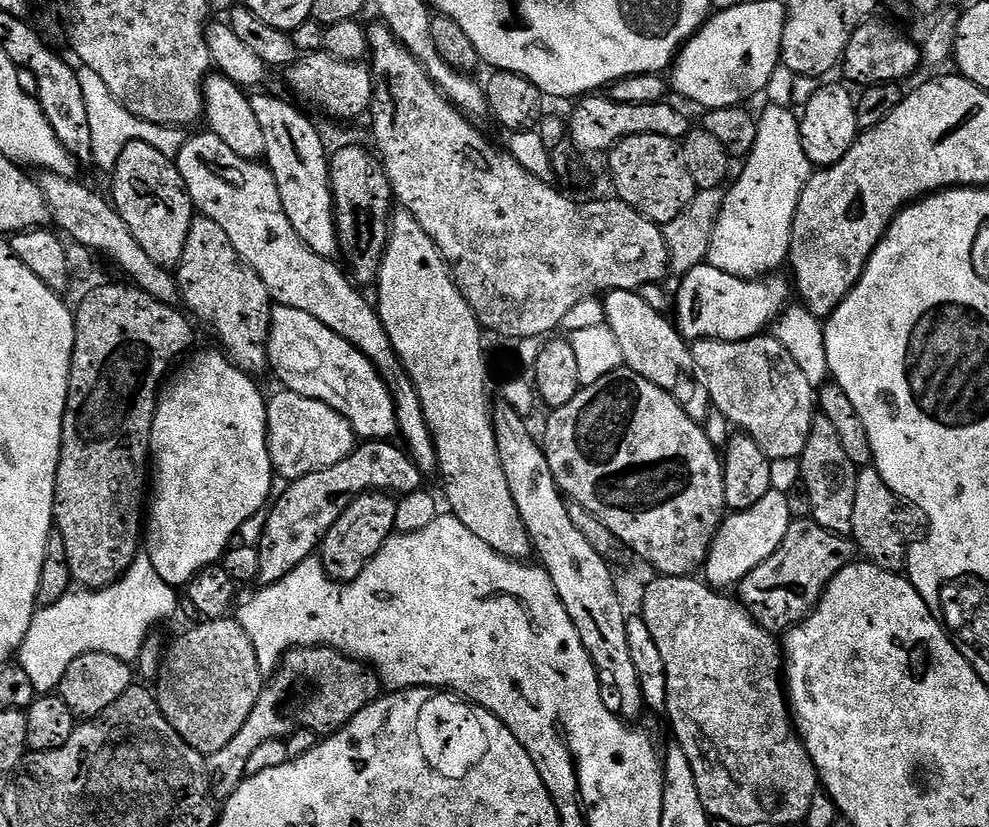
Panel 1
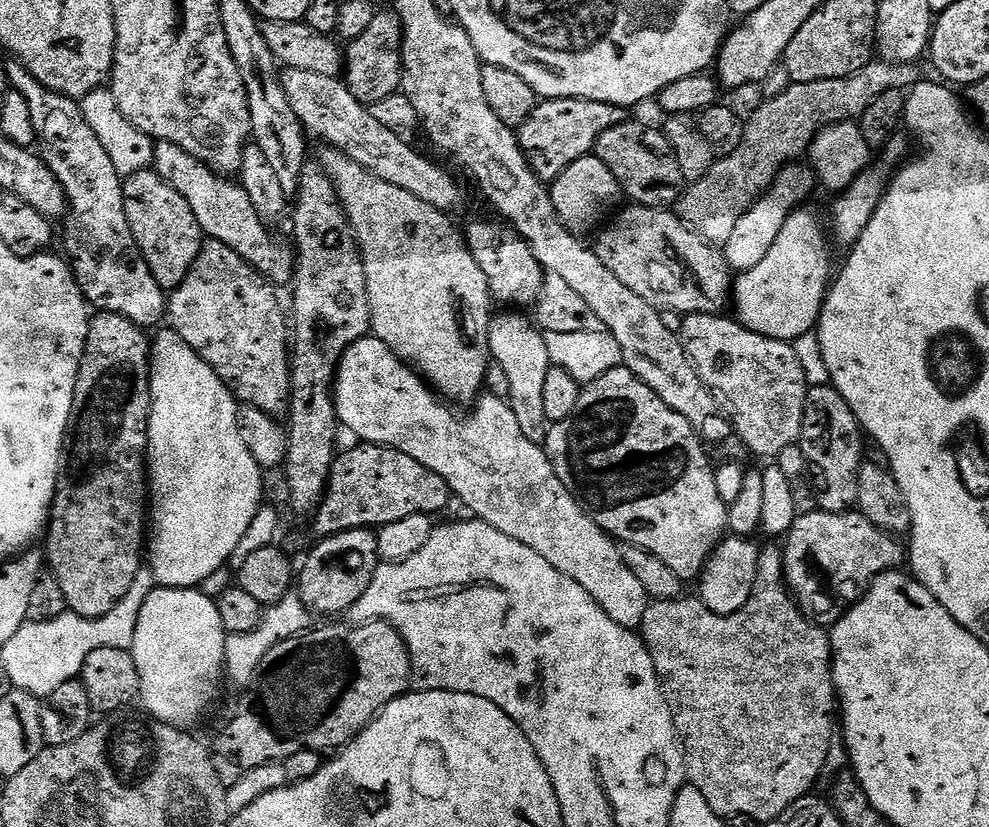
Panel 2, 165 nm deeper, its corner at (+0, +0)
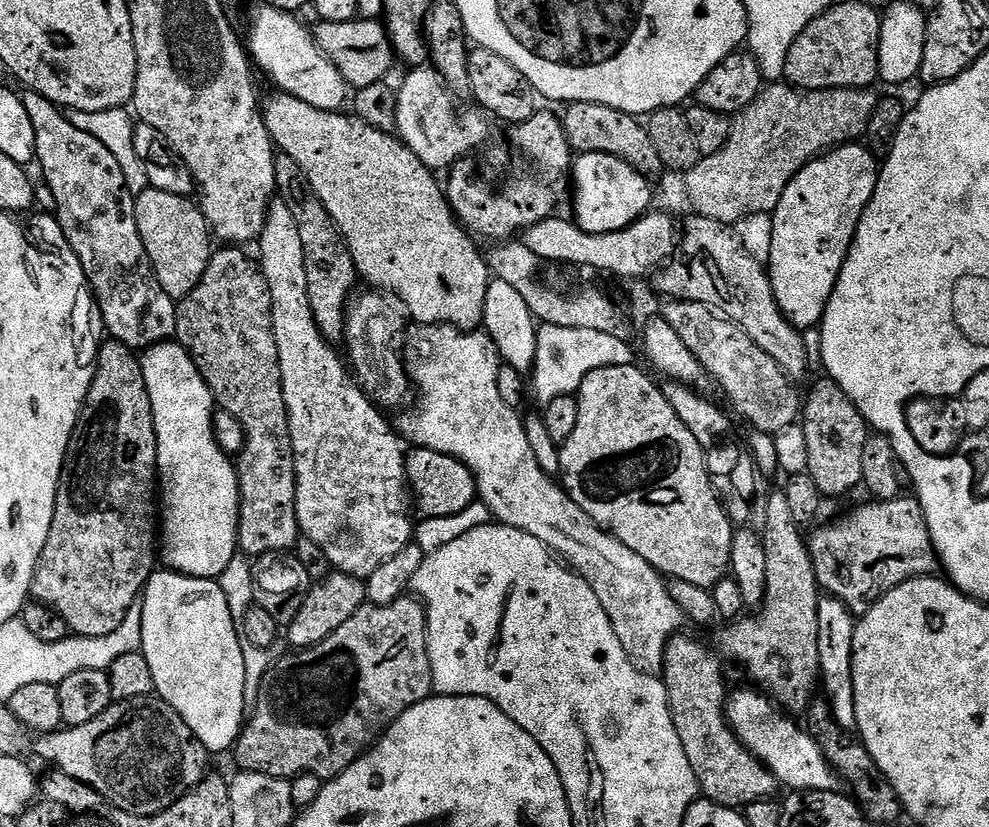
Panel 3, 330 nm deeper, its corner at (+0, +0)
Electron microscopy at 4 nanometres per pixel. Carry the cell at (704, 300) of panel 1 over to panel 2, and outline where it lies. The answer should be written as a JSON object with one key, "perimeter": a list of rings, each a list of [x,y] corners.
{"perimeter":[[[801,206],[792,212],[790,218],[786,218],[786,226],[782,226],[782,234],[774,238],[770,254],[766,254],[758,266],[735,277],[735,319],[751,332],[775,340],[794,342],[799,336],[813,331],[820,323],[824,297],[834,276],[828,240],[830,244],[825,221],[823,224],[808,206]]]}

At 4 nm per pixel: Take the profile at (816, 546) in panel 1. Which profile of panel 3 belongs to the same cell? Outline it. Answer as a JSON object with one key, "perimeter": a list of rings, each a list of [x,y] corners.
{"perimeter":[[[901,494],[895,500],[868,502],[857,512],[852,512],[848,520],[837,524],[817,527],[810,536],[810,551],[816,581],[827,595],[841,600],[853,616],[865,616],[887,592],[902,586],[907,580],[917,580],[919,576],[930,576],[937,571],[936,547],[930,536],[930,526],[926,526],[926,514],[920,501],[908,494]]]}

